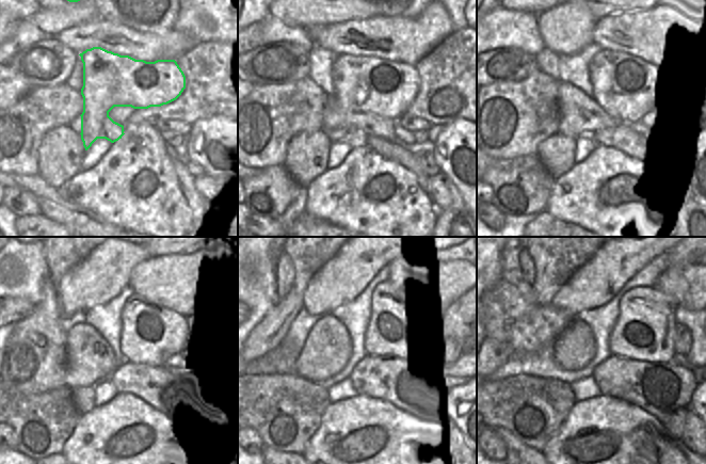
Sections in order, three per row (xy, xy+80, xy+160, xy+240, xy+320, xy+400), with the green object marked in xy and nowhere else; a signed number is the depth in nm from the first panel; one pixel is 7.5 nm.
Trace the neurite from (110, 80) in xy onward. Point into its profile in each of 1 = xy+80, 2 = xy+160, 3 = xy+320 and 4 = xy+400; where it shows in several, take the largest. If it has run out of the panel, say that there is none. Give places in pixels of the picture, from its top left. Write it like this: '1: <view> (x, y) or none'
1: xy+80 (362, 83)
2: xy+160 (627, 90)
3: xy+320 (397, 329)
4: xy+400 (644, 330)

